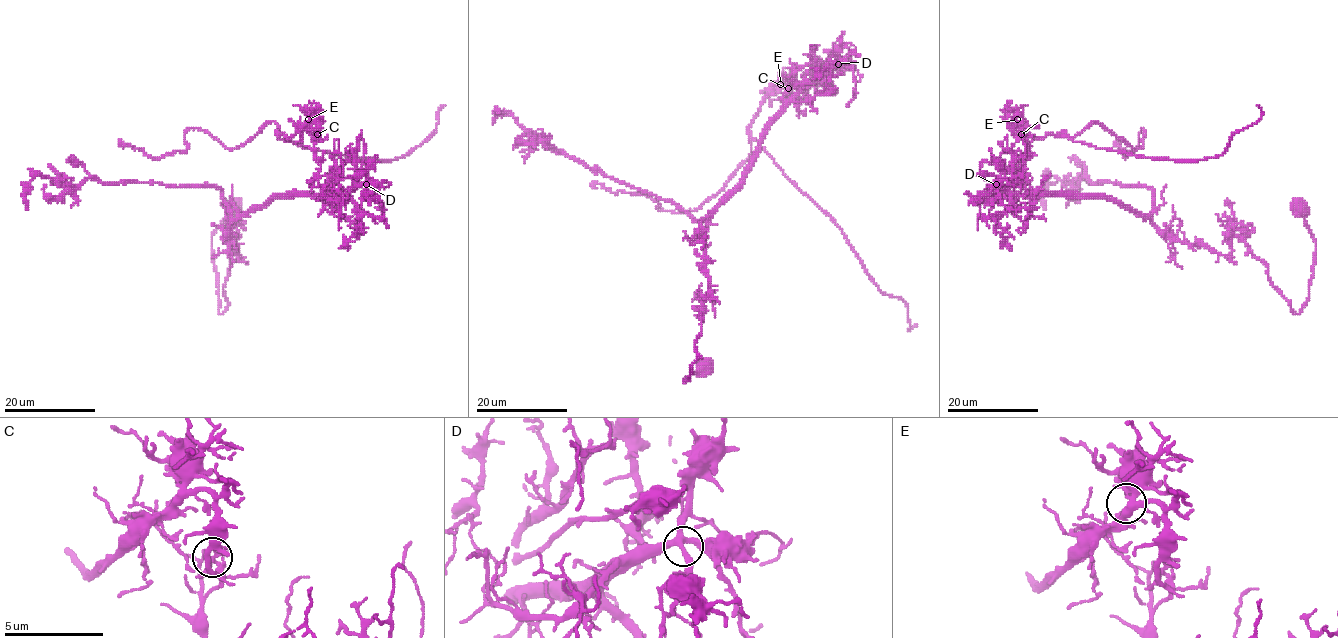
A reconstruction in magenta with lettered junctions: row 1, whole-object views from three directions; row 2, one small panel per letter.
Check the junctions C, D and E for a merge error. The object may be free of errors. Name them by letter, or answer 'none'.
C

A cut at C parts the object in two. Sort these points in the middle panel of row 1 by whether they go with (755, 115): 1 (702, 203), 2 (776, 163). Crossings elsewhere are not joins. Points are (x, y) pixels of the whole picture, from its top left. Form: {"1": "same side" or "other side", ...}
{"1": "same side", "2": "same side"}

